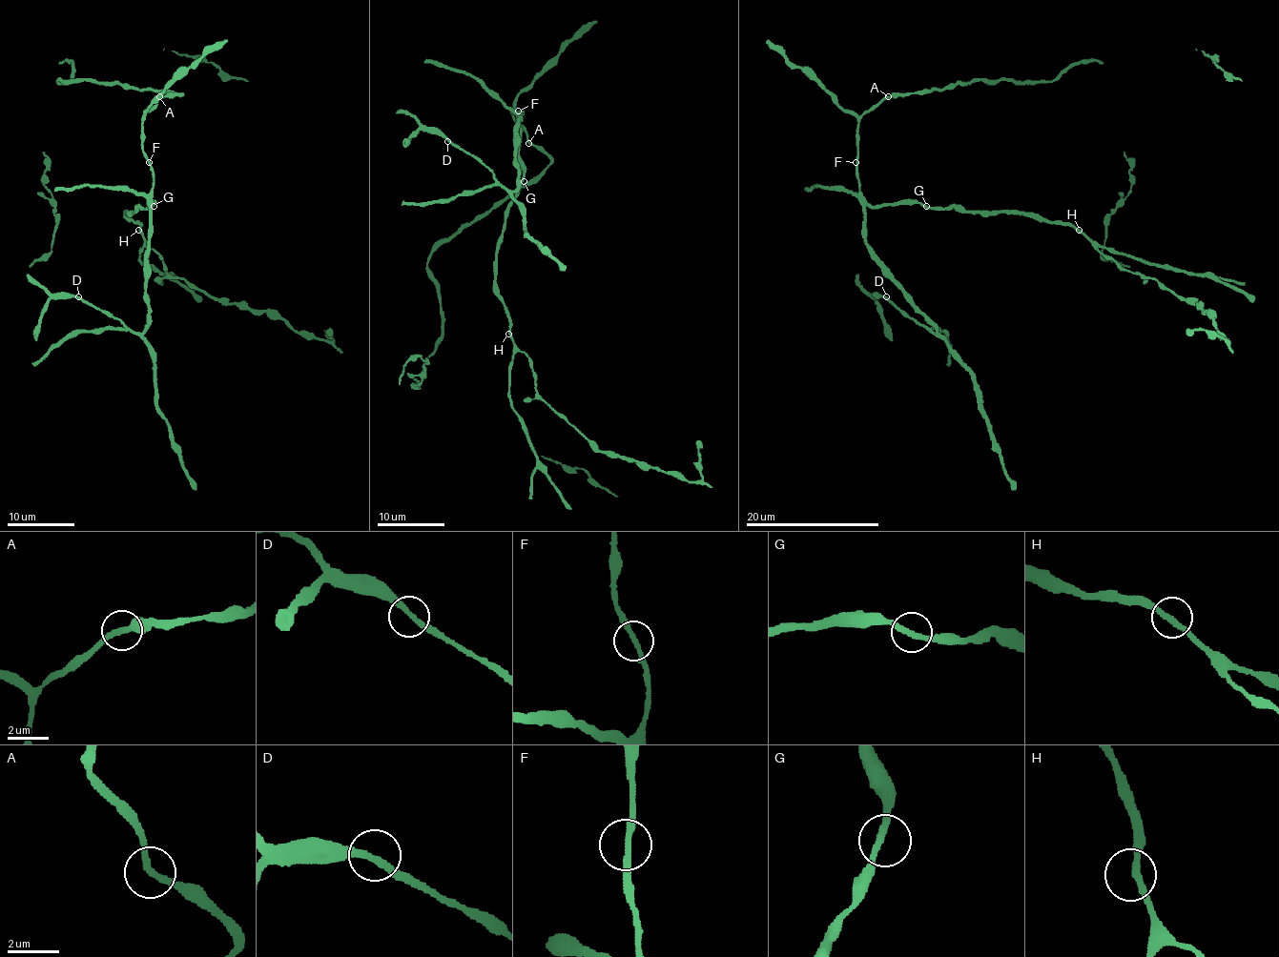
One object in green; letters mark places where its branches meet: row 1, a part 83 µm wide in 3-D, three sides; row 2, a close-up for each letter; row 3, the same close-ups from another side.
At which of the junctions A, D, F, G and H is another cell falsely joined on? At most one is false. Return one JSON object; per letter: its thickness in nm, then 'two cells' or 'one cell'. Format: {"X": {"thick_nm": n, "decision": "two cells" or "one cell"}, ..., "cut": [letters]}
{"A": {"thick_nm": 260, "decision": "one cell"}, "D": {"thick_nm": 280, "decision": "one cell"}, "F": {"thick_nm": 240, "decision": "one cell"}, "G": {"thick_nm": 260, "decision": "one cell"}, "H": {"thick_nm": 260, "decision": "one cell"}, "cut": []}

